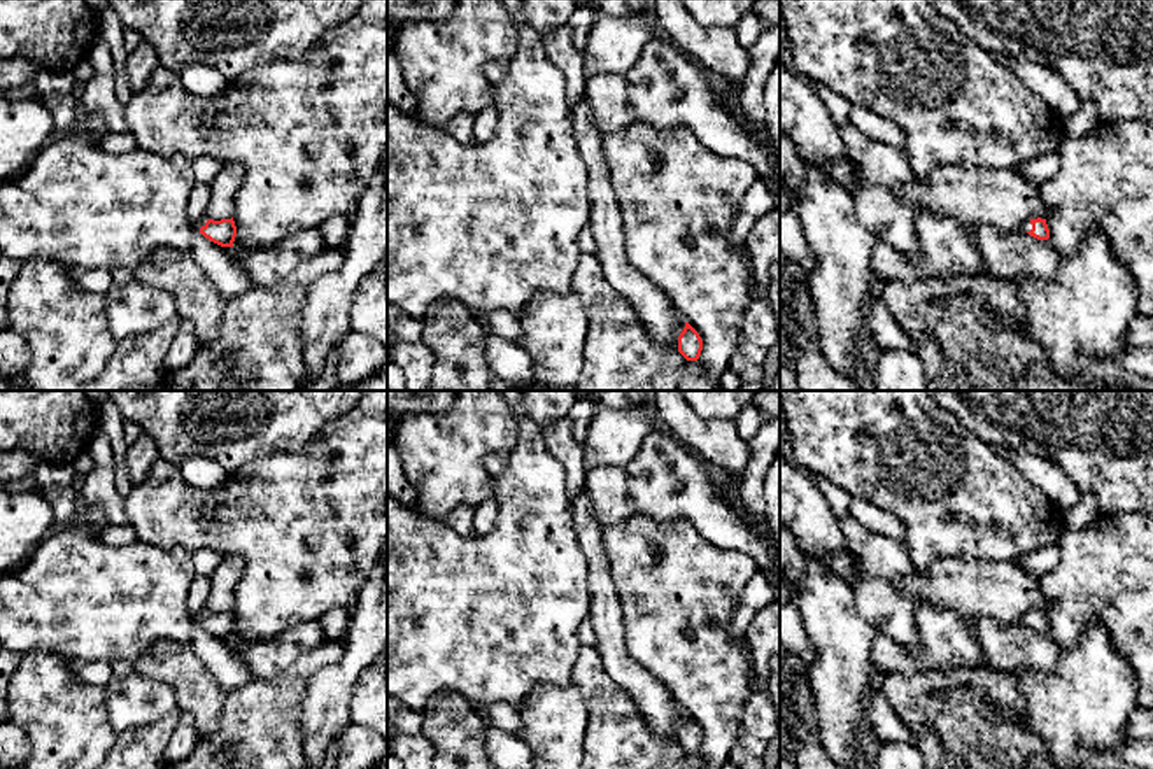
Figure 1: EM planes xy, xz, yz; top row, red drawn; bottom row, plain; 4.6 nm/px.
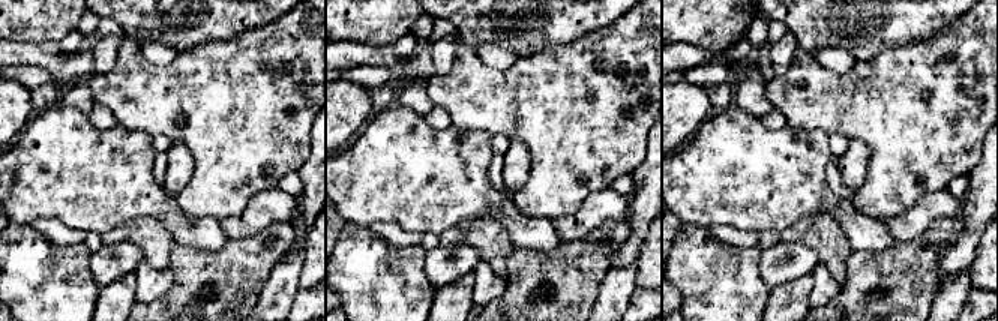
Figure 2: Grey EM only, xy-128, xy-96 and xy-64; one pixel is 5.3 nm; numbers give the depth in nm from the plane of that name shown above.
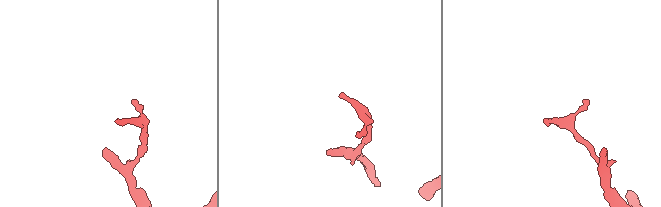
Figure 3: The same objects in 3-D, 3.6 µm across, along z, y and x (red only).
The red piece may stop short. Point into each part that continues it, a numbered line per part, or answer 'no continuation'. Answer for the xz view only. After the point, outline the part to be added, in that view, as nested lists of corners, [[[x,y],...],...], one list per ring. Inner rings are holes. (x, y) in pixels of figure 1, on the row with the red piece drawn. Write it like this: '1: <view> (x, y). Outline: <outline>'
no continuation

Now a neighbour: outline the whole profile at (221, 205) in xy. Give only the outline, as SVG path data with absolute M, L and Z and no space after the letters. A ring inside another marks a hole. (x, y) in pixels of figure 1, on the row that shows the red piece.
M226 163L216 175L210 182L210 200L205 210L209 219L221 221L235 215L235 194L242 186L244 173L242 165Z

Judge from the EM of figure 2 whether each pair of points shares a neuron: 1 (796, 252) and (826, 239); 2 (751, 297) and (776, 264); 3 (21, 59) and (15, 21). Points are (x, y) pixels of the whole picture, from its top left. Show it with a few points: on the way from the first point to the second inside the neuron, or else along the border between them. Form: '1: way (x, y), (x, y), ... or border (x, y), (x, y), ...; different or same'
1: border (779, 240), (805, 243), (817, 254), (820, 261); different
2: border (760, 249), (760, 276), (770, 288); different
3: border (15, 41), (54, 42); different

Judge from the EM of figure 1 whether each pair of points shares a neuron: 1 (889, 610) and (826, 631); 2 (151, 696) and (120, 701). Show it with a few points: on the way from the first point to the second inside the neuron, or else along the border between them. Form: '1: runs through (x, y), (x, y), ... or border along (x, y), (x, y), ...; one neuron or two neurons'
1: border along (850, 587), (857, 612), (877, 633); two neurons
2: runs through (144, 699), (127, 701); one neuron

